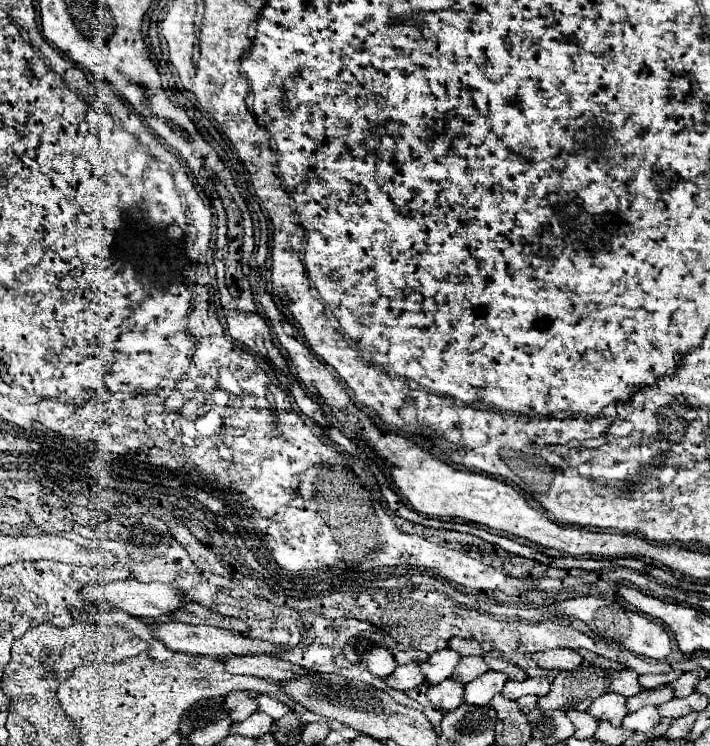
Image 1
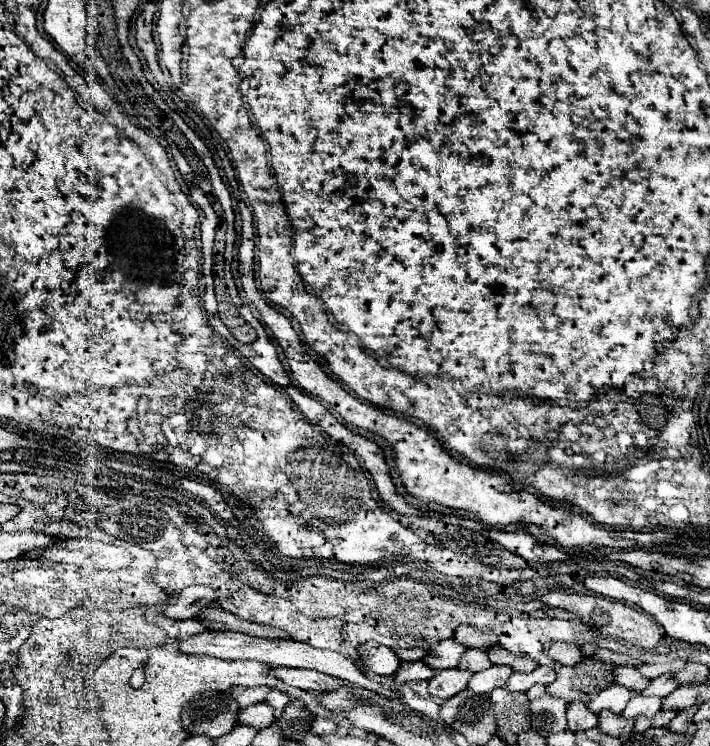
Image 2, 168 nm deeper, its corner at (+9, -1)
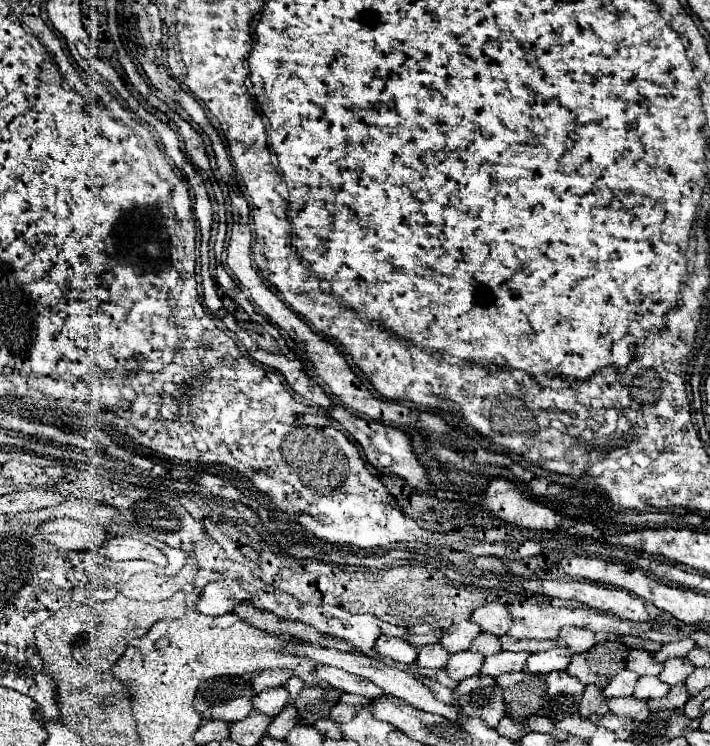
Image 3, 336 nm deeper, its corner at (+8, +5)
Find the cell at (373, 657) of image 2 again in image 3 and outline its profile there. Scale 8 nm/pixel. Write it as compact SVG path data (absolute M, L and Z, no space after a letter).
M380 636L378 640L378 652L382 656L390 656L396 662L404 662L404 664L412 664L416 662L416 654L418 648L412 646L410 642L402 640L402 638L388 638L388 636Z

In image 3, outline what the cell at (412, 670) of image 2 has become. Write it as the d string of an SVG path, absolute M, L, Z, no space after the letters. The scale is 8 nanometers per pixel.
M426 644L424 648L420 648L420 654L418 654L418 660L416 664L420 668L444 668L446 662L448 662L450 654L444 650L444 646L440 644Z

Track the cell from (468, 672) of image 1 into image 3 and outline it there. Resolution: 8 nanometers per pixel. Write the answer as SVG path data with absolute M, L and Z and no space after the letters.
M480 632L480 634L474 638L470 650L472 650L472 652L480 652L480 654L484 654L484 656L496 654L496 652L502 650L500 638L494 636L494 634L488 634L488 632Z

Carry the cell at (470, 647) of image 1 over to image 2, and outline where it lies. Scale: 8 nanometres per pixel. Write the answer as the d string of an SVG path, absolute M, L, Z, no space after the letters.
M465 624L455 630L453 638L455 638L457 644L463 644L465 648L483 648L483 650L489 650L491 646L497 644L495 634L477 632L477 630L473 630L471 626L465 626Z

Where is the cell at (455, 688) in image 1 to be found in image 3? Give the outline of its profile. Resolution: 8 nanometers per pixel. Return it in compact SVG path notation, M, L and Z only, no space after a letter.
M466 650L466 652L460 652L460 654L452 654L452 658L446 664L446 670L448 670L450 678L464 680L464 678L470 678L470 676L480 674L482 662L484 662L484 656L482 654L476 654L476 652Z

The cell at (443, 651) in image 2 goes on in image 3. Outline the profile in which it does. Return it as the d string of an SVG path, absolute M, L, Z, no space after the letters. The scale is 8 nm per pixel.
M462 620L458 624L452 624L448 630L444 630L442 644L448 652L462 652L468 650L470 642L480 634L480 628L472 620Z

